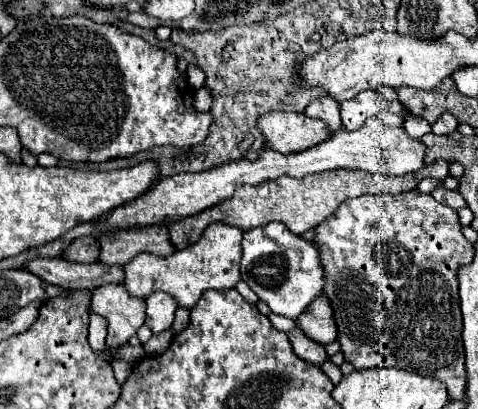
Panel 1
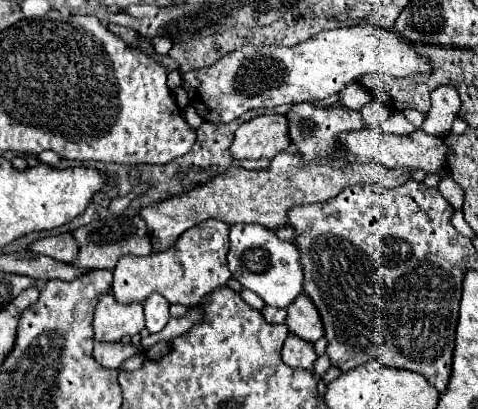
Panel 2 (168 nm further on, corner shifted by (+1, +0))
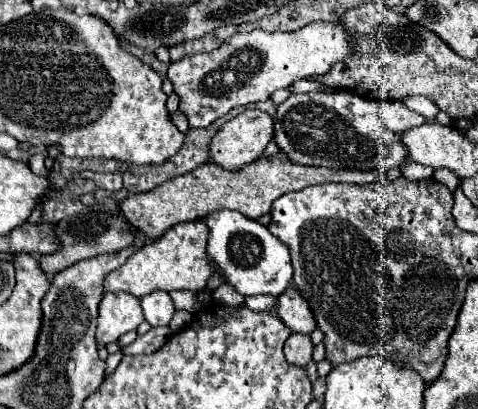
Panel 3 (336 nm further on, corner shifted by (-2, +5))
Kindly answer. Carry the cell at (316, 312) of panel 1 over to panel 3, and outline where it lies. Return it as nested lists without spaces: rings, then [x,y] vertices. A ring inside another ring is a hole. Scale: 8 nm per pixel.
[[[288,286],[288,290],[278,296],[276,314],[292,332],[312,334],[318,328],[308,302],[300,296],[296,286]]]

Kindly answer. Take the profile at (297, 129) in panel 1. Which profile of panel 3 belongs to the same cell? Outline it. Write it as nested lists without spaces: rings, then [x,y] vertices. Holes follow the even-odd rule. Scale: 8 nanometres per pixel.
[[[246,110],[246,112],[238,114],[234,120],[226,122],[222,126],[222,130],[218,130],[216,138],[212,138],[210,160],[214,160],[216,164],[220,164],[226,170],[242,168],[244,164],[258,160],[262,156],[264,148],[268,146],[268,142],[272,142],[272,138],[274,138],[272,116],[268,112],[262,112],[262,110]]]

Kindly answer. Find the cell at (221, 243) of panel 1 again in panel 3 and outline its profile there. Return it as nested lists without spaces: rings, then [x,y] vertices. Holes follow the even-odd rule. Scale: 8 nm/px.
[[[198,220],[198,222],[184,222],[172,226],[164,238],[144,244],[138,248],[118,270],[110,272],[104,280],[104,288],[108,292],[128,292],[138,298],[154,292],[154,290],[188,290],[188,292],[200,292],[208,284],[208,280],[214,274],[214,266],[208,260],[206,246],[208,246],[208,234],[210,228]]]

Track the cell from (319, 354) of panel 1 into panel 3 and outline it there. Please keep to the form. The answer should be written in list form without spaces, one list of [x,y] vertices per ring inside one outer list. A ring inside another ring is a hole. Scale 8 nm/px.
[[[290,334],[284,344],[286,360],[296,366],[306,366],[312,360],[312,352],[314,352],[314,344],[306,334]]]

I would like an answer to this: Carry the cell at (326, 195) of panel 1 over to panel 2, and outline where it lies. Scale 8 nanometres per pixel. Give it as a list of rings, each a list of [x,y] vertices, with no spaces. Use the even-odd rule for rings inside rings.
[[[283,151],[281,155],[273,157],[271,167],[265,171],[247,171],[243,167],[231,165],[229,171],[209,179],[203,185],[197,185],[185,193],[167,197],[157,201],[149,207],[139,209],[139,215],[147,223],[149,239],[153,251],[165,251],[173,247],[183,231],[195,227],[201,221],[217,219],[227,225],[233,223],[259,223],[267,229],[277,229],[287,225],[287,211],[293,205],[329,201],[337,193],[341,193],[349,185],[371,185],[379,183],[387,189],[403,185],[409,177],[409,169],[385,169],[379,163],[349,163],[345,169],[335,169],[327,161],[317,159],[311,165],[305,165],[297,155]]]

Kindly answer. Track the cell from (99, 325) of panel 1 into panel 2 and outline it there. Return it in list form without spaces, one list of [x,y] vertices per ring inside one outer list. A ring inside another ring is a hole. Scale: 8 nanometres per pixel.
[[[95,343],[95,349],[93,349],[93,357],[97,359],[99,365],[103,367],[111,367],[111,369],[119,369],[121,363],[135,355],[139,351],[135,351],[135,347],[129,343],[129,345],[123,345],[123,343]]]

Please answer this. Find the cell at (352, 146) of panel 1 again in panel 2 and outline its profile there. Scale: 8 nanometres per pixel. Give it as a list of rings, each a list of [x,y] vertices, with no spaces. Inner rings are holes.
[[[361,129],[361,131],[351,131],[351,133],[343,133],[341,135],[341,143],[343,147],[363,159],[363,163],[367,159],[371,161],[377,161],[381,163],[383,167],[387,169],[395,169],[395,167],[409,167],[409,169],[421,169],[421,171],[427,171],[427,173],[435,173],[439,171],[441,167],[447,167],[447,155],[449,155],[449,149],[445,147],[445,141],[441,137],[433,137],[433,135],[427,135],[425,131],[415,131],[411,135],[387,135],[383,131],[377,131],[377,129]]]

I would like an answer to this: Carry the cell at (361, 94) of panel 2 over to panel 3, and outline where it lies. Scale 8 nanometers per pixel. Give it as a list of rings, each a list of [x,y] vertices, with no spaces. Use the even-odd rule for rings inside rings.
[[[298,80],[294,84],[290,85],[288,89],[292,93],[306,93],[310,91],[320,91],[324,93],[331,93],[335,91],[333,88],[322,85],[319,82],[311,80]]]

